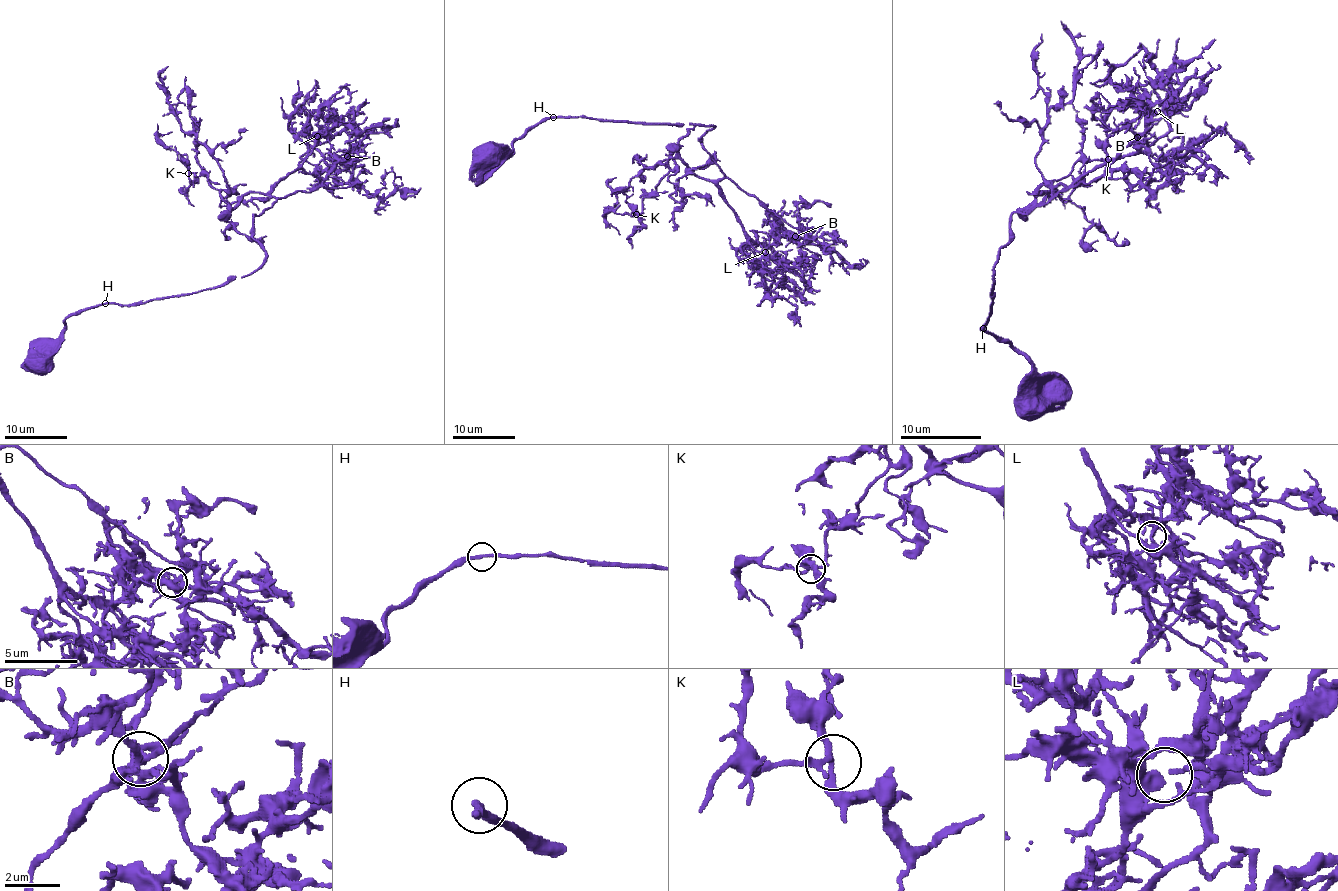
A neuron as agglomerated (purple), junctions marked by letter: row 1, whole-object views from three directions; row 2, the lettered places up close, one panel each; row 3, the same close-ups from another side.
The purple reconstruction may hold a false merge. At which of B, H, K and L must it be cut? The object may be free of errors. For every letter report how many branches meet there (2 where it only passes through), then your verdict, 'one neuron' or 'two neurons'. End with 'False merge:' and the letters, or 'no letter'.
B: 2 | one neuron
H: 2 | one neuron
K: 3 | one neuron
L: 2 | one neuron
False merge: no letter

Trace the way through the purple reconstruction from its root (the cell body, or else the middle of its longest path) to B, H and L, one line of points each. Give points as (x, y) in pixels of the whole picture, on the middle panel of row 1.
B: (480, 155), (506, 158), (517, 139), (550, 118), (714, 125), (701, 136), (703, 149), (795, 236)
H: (480, 155), (481, 152), (492, 160), (506, 158), (517, 139), (553, 118)
L: (480, 155), (506, 158), (517, 139), (550, 118), (714, 125), (701, 141), (723, 174), (720, 192), (765, 252)

